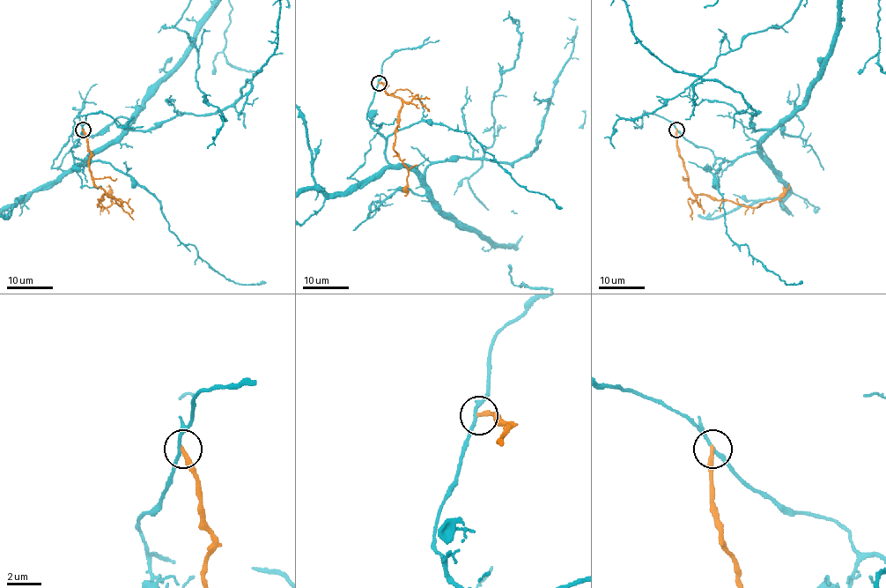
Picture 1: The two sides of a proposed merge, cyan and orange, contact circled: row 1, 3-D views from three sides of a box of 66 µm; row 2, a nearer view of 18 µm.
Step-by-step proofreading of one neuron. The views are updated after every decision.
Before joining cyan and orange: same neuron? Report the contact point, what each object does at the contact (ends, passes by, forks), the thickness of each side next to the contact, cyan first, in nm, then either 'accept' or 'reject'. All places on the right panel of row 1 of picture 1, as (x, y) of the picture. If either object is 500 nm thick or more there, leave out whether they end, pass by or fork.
place (676, 130); cyan passes by; orange ends; calibres 180 and 280 nm; reject

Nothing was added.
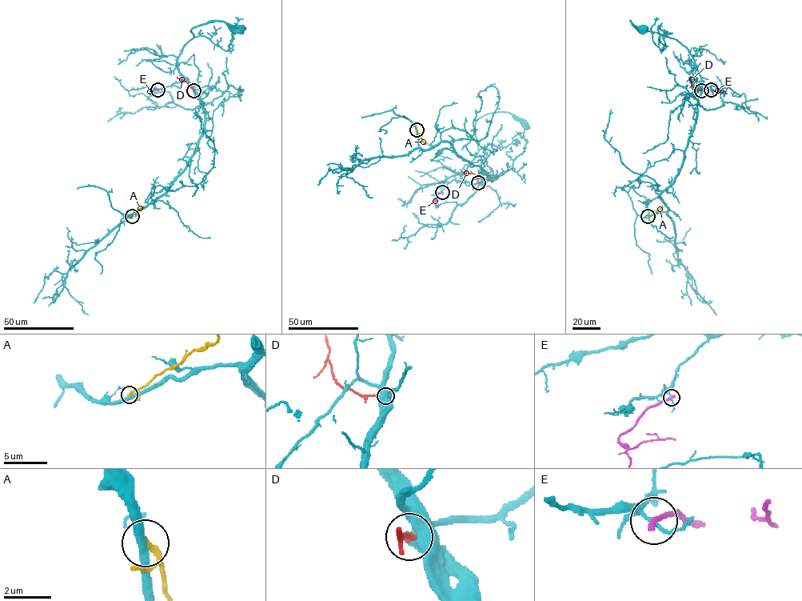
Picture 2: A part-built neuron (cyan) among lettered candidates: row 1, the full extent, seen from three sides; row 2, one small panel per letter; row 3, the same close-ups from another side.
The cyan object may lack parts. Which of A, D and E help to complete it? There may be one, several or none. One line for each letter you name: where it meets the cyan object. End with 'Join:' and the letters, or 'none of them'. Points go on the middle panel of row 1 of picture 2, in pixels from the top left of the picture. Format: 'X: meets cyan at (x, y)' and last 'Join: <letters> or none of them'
Join: none of them

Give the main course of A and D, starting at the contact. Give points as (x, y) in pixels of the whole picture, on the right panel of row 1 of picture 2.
A: (648, 216), (662, 206)
D: (701, 90), (693, 89), (690, 77)

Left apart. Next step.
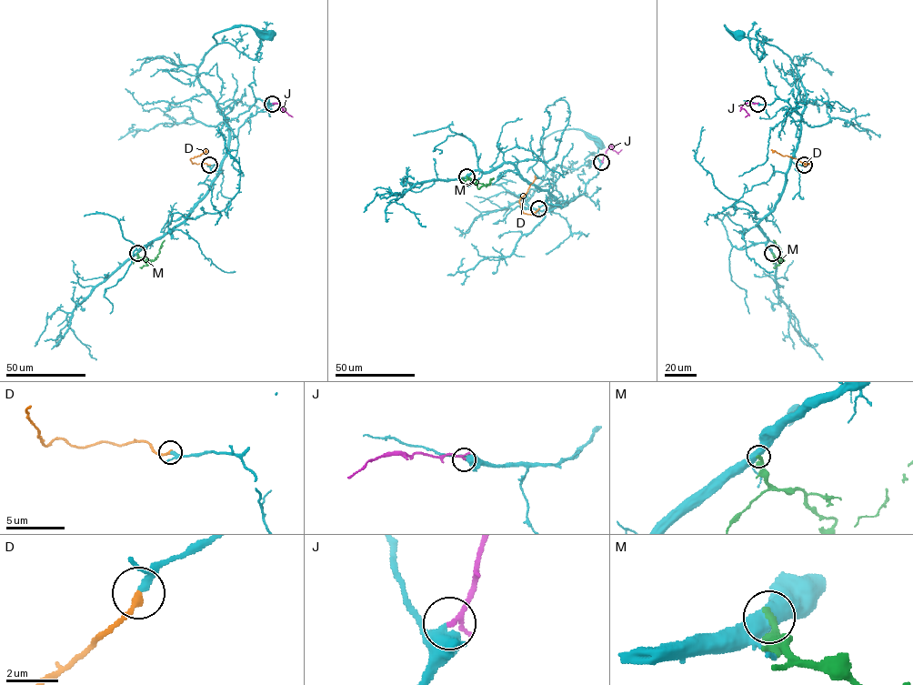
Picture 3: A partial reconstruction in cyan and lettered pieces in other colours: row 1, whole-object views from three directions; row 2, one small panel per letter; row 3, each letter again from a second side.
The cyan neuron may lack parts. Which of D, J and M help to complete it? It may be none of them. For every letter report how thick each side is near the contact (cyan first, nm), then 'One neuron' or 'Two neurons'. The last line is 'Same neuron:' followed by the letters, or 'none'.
D: Thickness 200 nm (cyan) against 260 nm. One neuron
J: Thickness 400 nm (cyan) against 220 nm. One neuron
M: Thickness 550 nm (cyan) against 280 nm. Two neurons
Same neuron: D, J

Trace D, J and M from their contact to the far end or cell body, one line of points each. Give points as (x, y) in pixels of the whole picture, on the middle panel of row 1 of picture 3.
D: (538, 208), (532, 215), (525, 214), (519, 202), (535, 176)
J: (601, 162), (611, 145), (617, 153), (622, 149)
M: (466, 176), (479, 188), (488, 185), (493, 177)

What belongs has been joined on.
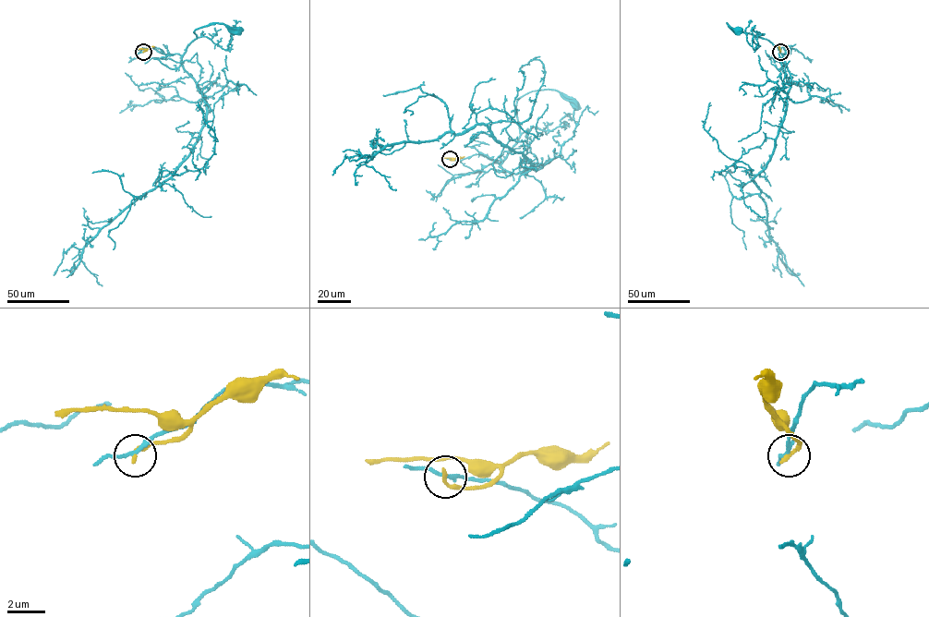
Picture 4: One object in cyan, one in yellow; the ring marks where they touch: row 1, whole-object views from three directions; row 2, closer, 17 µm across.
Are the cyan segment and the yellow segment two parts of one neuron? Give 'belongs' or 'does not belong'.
does not belong

